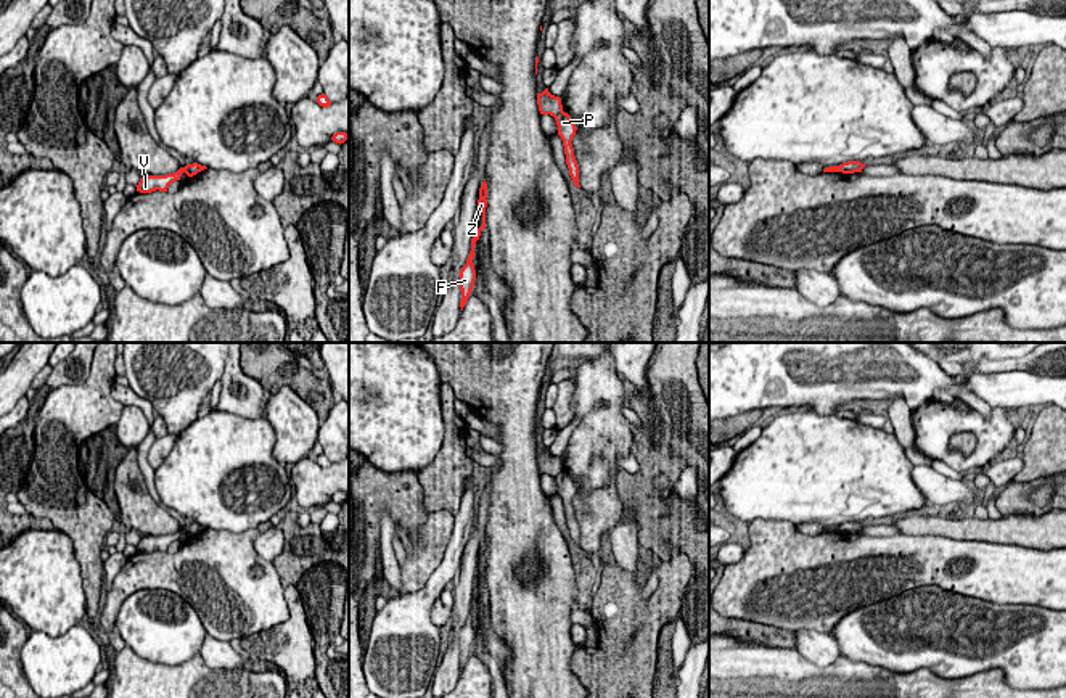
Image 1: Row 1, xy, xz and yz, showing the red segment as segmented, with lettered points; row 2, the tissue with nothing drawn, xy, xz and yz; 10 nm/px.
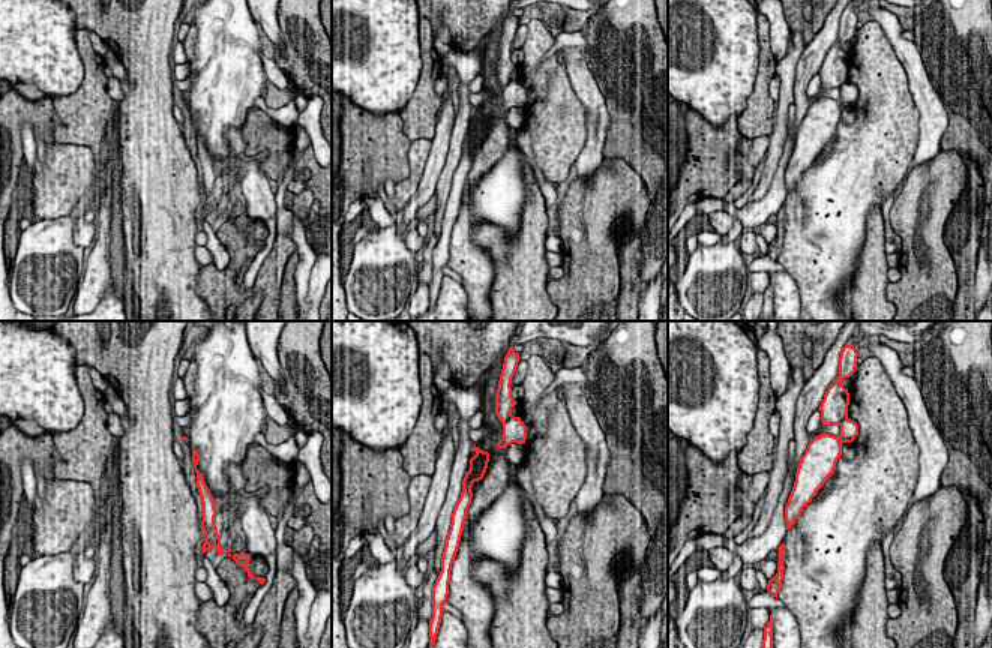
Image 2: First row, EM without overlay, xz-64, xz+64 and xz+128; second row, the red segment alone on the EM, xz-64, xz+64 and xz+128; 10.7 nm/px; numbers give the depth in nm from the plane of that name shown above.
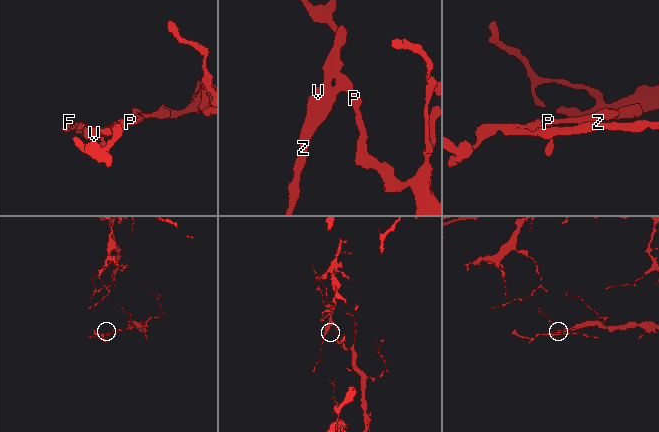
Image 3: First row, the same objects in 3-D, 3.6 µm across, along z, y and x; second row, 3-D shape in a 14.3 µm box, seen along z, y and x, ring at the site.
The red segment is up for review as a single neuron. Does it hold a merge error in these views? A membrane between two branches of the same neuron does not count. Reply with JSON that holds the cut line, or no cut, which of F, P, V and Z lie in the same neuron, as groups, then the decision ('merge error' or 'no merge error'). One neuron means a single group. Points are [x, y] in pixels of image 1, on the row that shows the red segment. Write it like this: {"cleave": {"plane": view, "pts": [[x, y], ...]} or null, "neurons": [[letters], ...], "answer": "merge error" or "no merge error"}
{"cleave": {"plane": "xz", "pts": [[563, 111], [555, 118]]}, "neurons": [["F", "V", "Z"], ["P"]], "answer": "merge error"}

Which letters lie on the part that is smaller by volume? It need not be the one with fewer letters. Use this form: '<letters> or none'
F, V, Z

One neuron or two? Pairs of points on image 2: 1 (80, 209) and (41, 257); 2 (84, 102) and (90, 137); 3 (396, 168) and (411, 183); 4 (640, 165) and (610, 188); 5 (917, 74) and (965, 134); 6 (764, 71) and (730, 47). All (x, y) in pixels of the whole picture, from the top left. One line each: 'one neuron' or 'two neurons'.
1: one neuron
2: one neuron
3: two neurons
4: two neurons
5: two neurons
6: two neurons

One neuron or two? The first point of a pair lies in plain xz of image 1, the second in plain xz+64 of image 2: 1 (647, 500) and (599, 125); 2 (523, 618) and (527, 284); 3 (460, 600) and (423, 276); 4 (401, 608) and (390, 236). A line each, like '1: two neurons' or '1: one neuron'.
1: two neurons
2: one neuron
3: two neurons
4: one neuron

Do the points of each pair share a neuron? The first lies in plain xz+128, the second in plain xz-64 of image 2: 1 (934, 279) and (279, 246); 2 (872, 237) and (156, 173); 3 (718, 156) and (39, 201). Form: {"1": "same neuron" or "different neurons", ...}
{"1": "same neuron", "2": "same neuron", "3": "different neurons"}

